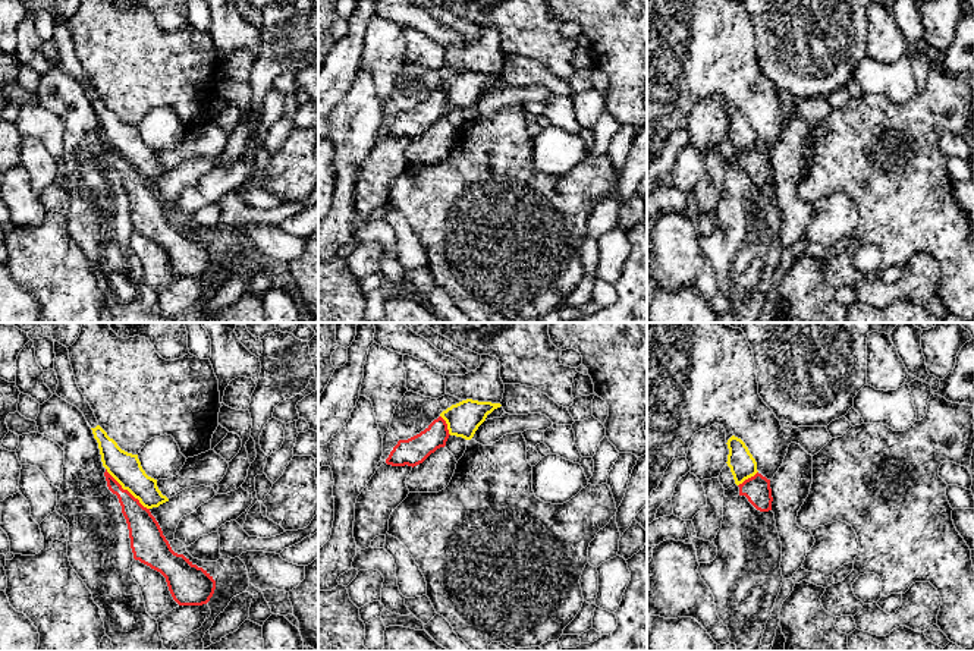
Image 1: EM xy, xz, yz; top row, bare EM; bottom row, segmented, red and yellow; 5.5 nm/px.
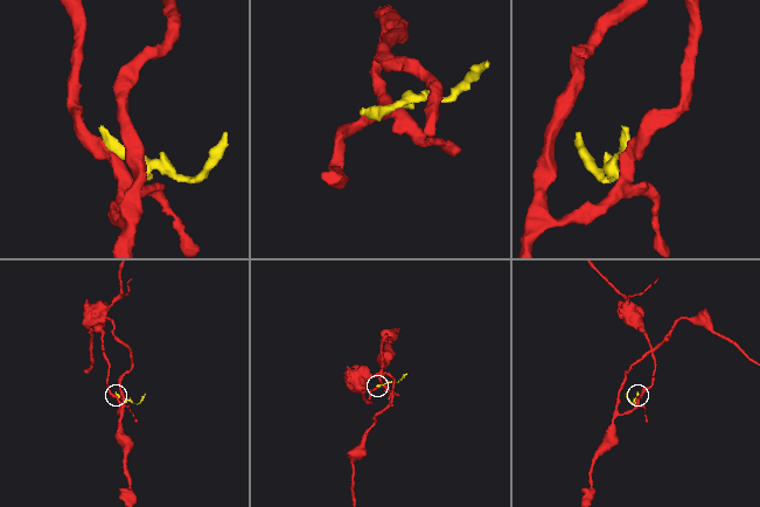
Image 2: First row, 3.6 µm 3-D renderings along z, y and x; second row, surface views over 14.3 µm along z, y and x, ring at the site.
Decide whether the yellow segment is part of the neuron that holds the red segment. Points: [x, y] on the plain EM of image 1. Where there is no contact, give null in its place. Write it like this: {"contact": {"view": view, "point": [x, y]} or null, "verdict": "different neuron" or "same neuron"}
{"contact": {"view": "xy", "point": [126, 162]}, "verdict": "different neuron"}

